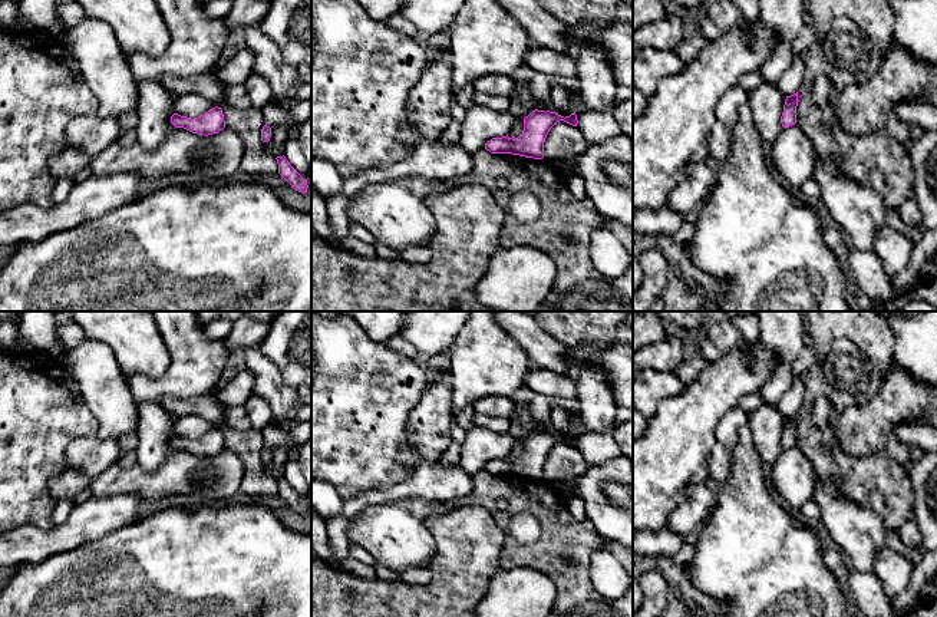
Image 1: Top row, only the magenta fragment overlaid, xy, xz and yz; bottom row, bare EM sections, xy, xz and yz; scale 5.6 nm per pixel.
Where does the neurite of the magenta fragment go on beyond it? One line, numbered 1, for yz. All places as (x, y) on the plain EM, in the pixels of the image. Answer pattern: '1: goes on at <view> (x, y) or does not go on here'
1: does not go on here

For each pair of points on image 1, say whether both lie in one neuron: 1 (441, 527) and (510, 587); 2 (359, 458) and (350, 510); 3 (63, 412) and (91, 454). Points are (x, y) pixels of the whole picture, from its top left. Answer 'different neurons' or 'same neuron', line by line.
1: different neurons
2: different neurons
3: different neurons

